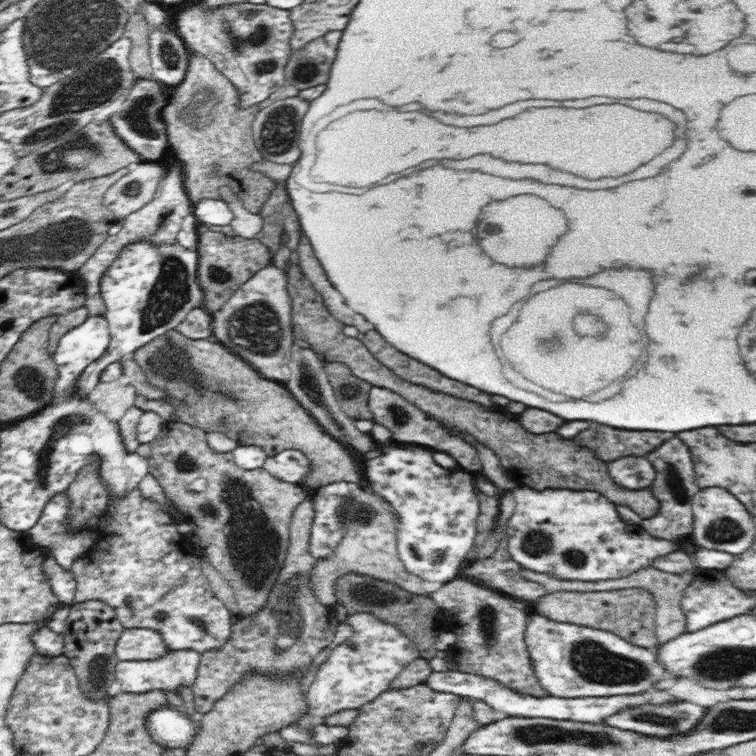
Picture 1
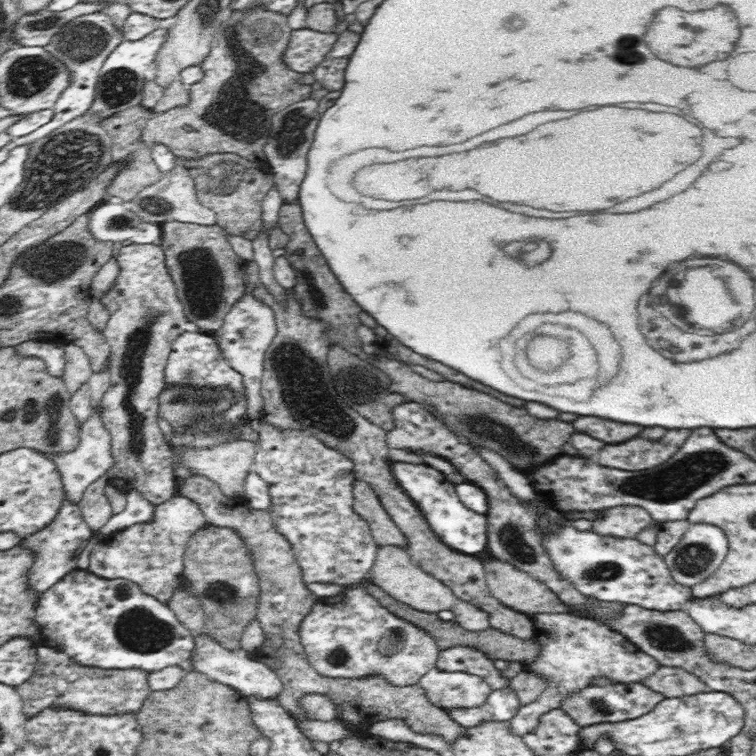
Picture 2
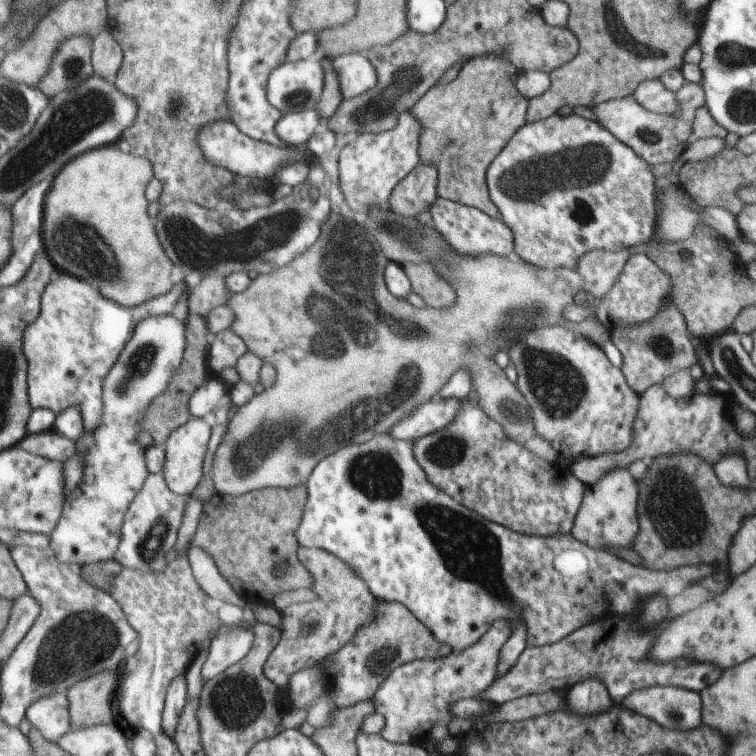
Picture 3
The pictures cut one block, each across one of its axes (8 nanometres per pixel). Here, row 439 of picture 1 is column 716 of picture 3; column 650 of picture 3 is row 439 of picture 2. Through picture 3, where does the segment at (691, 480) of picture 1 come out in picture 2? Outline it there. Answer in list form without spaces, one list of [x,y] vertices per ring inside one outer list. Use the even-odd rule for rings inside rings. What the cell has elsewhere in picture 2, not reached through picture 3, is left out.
[[[668,430],[660,442],[632,438],[622,444],[608,444],[604,452],[598,452],[598,464],[620,470],[646,470],[666,462],[674,456],[690,436],[690,430]]]

